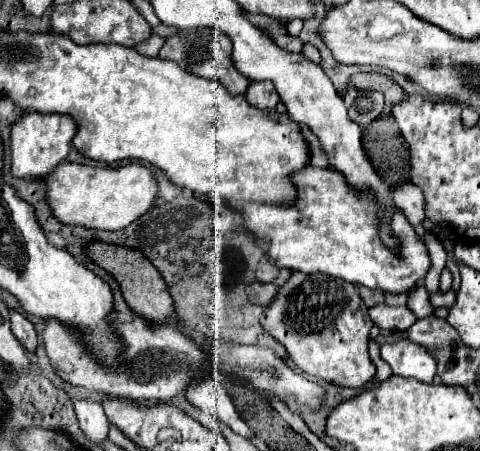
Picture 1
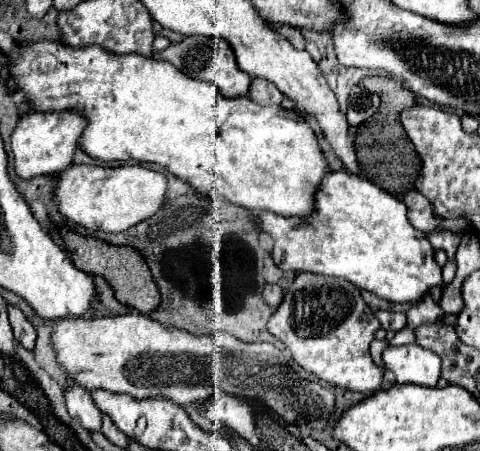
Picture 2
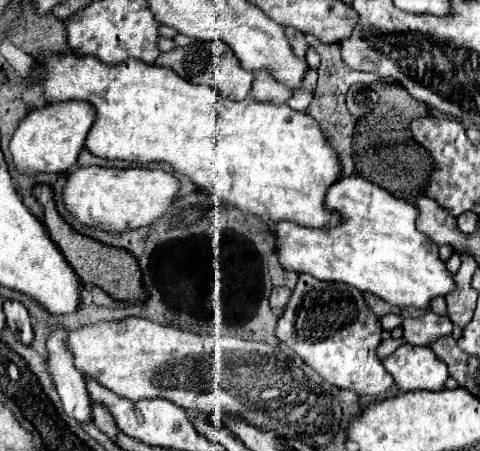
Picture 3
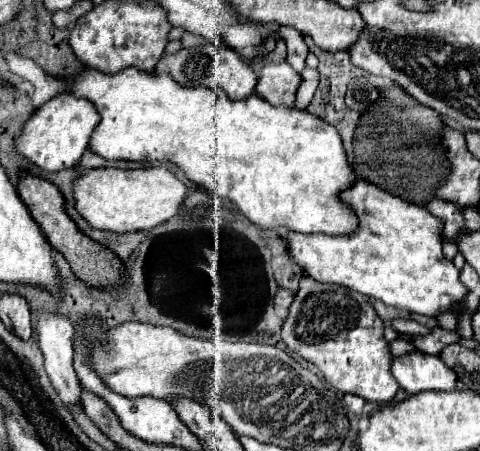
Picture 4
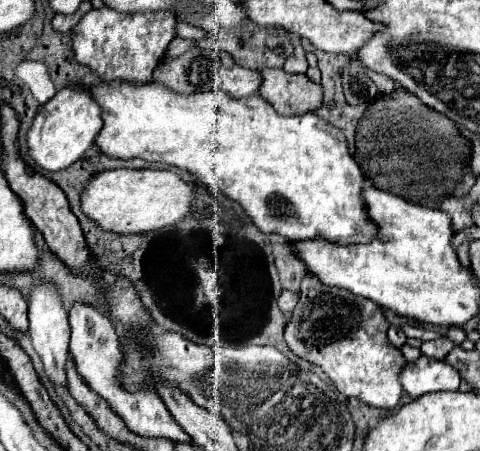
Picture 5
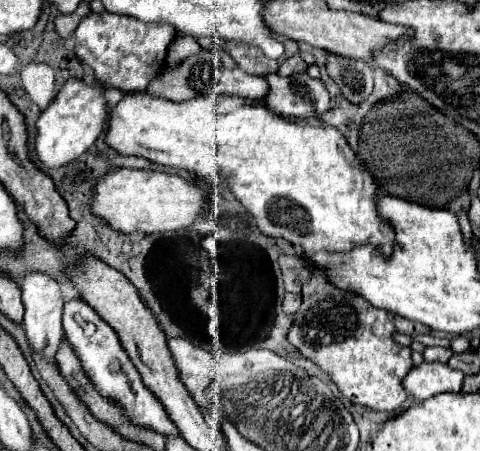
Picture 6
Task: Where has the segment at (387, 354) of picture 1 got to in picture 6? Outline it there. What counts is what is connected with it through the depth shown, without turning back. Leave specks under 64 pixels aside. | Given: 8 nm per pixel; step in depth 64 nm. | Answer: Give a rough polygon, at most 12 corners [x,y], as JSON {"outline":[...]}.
{"outline":[[422,362],[404,378],[416,400],[460,392],[464,374]]}

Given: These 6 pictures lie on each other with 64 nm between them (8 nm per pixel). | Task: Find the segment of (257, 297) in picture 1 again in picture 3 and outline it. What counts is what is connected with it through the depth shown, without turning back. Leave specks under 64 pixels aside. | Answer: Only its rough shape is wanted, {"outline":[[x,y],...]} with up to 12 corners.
{"outline":[[284,286],[272,288],[270,306],[276,314],[284,312],[288,296]]}

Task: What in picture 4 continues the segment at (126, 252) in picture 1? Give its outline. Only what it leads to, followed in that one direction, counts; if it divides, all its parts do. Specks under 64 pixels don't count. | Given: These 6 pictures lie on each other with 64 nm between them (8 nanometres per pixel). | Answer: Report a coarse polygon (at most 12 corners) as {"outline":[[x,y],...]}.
{"outline":[[20,174],[18,194],[46,240],[88,286],[122,264],[84,236],[58,186]]}

